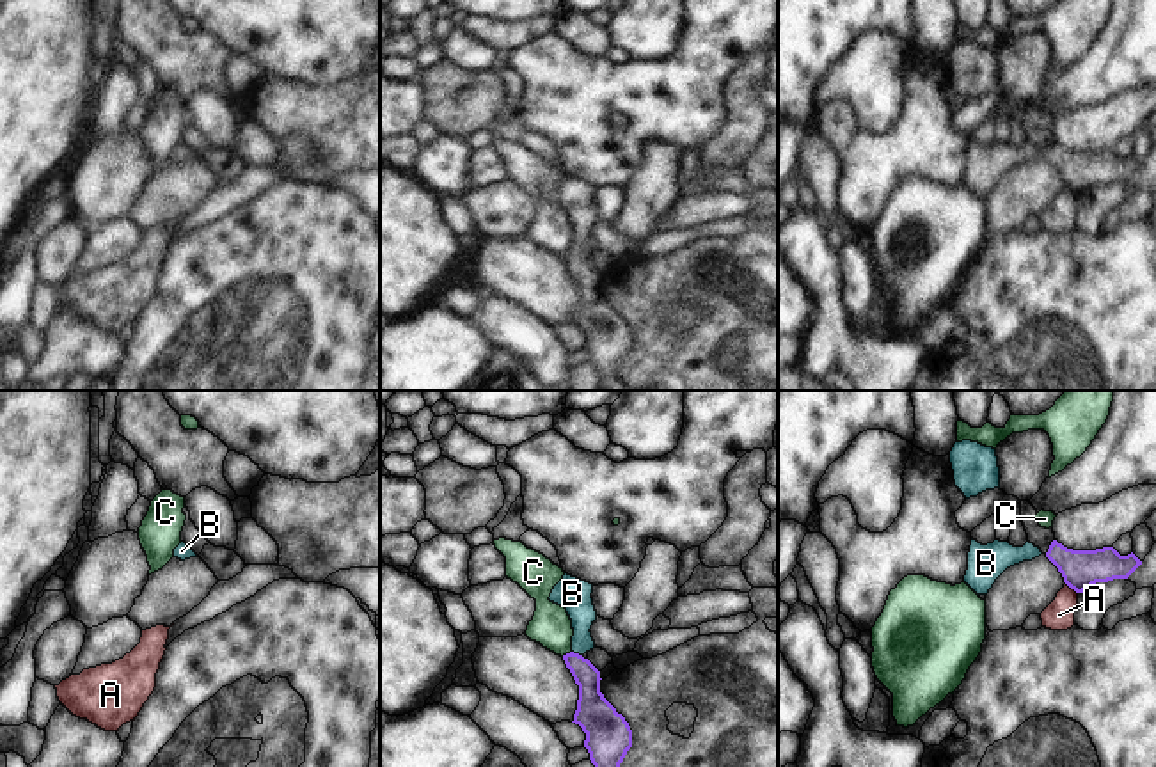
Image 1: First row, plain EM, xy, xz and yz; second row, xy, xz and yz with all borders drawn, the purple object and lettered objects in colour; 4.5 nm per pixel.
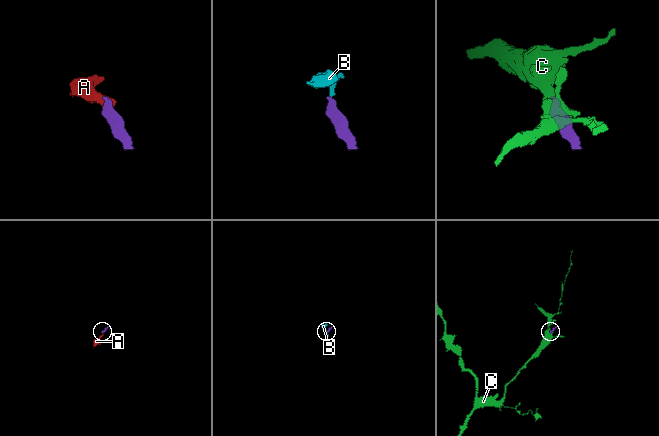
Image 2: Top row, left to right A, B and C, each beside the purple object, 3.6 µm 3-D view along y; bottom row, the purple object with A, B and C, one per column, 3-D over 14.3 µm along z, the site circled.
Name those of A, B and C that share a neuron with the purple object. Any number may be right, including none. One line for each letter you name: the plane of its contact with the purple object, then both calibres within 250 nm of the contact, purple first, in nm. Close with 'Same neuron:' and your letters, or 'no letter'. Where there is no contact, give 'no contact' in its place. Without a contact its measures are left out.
B: contact in xz; calibres 140 and 140 nm
Same neuron: B

